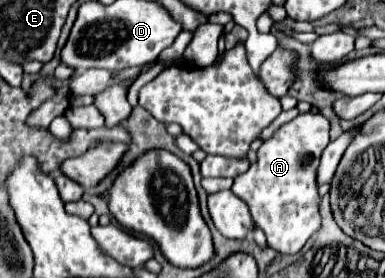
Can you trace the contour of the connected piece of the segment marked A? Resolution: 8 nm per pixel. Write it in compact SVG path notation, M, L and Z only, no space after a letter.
M298 114L292 122L282 124L256 152L256 162L248 172L236 176L232 192L242 198L254 222L264 230L268 246L282 254L296 254L306 240L320 228L316 168L322 150L328 146L330 122L318 114Z

